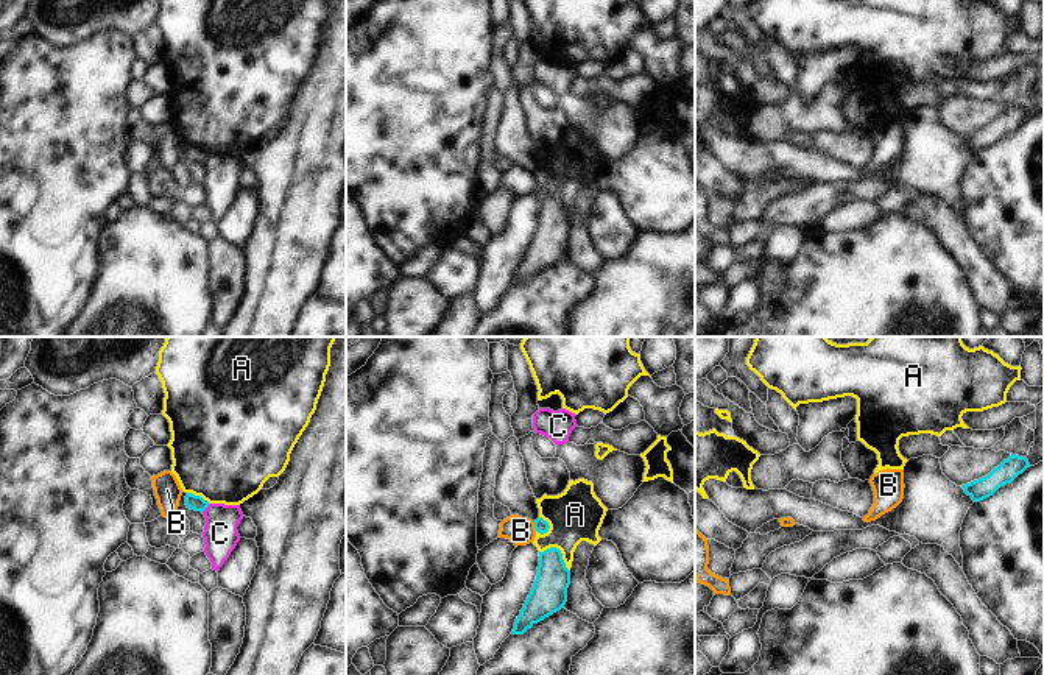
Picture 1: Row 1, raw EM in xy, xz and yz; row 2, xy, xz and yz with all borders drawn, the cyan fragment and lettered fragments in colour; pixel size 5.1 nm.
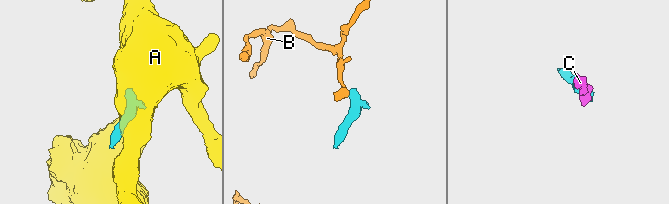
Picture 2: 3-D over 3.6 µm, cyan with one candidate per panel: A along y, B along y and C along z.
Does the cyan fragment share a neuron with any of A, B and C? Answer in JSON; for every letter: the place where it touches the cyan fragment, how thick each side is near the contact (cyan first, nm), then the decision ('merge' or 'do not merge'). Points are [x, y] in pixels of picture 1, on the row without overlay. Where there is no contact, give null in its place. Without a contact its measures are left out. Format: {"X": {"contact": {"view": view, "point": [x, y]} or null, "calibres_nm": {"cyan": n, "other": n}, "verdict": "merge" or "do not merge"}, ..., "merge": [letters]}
{"A": {"contact": {"view": "xz", "point": [560, 201]}, "calibres_nm": {"cyan": 190, "other": 280}, "verdict": "do not merge"}, "B": {"contact": {"view": "xz", "point": [535, 176]}, "calibres_nm": {"cyan": 70, "other": 140}, "verdict": "do not merge"}, "C": {"contact": {"view": "xy", "point": [204, 159]}, "calibres_nm": {"cyan": 80, "other": 180}, "verdict": "do not merge"}, "merge": []}

